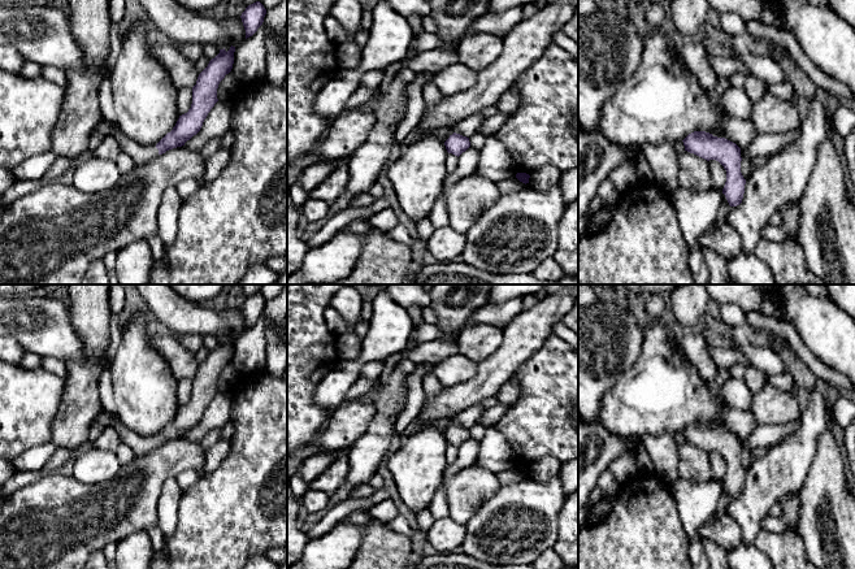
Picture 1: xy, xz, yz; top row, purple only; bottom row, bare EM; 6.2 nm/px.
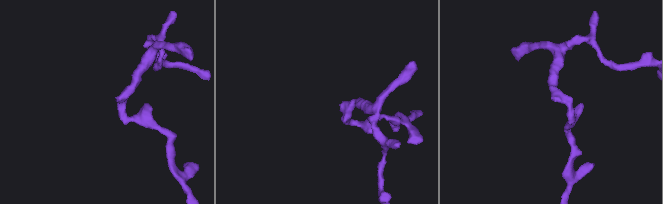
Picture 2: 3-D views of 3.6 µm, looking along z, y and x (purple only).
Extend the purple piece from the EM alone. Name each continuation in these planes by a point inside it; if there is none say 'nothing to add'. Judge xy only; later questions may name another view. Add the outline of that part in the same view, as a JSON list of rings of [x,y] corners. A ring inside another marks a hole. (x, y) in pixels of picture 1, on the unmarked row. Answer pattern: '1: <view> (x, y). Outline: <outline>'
1: xy (139, 444). Outline: [[[118,418],[113,421],[113,427],[117,430],[121,442],[129,446],[135,456],[143,456],[159,447],[156,436],[142,436],[121,424]]]

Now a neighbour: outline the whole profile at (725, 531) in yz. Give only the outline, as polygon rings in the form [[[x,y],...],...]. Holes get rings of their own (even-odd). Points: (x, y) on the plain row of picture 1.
[[[725,512],[720,513],[713,522],[707,520],[696,537],[709,539],[729,552],[739,547],[742,530],[737,520]]]

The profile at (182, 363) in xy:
[[[152,334],[152,348],[168,362],[172,374],[177,379],[192,379],[196,375],[199,362],[195,353],[186,349],[174,334]]]

